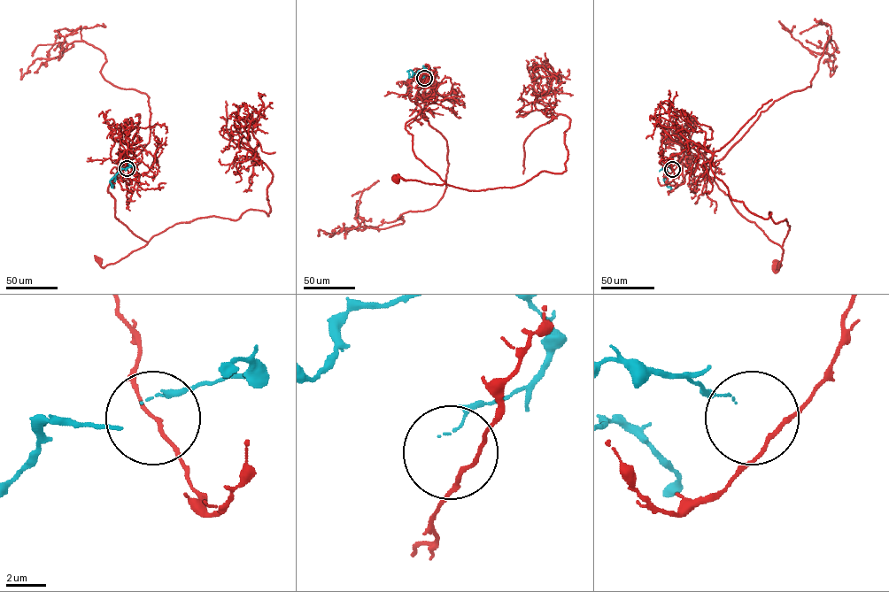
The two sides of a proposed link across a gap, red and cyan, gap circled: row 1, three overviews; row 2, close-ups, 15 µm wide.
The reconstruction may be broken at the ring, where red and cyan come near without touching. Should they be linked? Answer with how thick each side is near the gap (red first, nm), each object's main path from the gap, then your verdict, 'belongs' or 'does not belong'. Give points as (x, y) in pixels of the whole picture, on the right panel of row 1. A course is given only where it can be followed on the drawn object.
200 nm thick on the red side, 90 nm on the other; red runs (673, 170), (681, 157), (706, 158), (715, 167), (714, 180), (736, 209), (781, 247), (776, 272), (776, 264); cyan runs (671, 168), (665, 166), (661, 168), (668, 172), (663, 179), (671, 189); belongs

